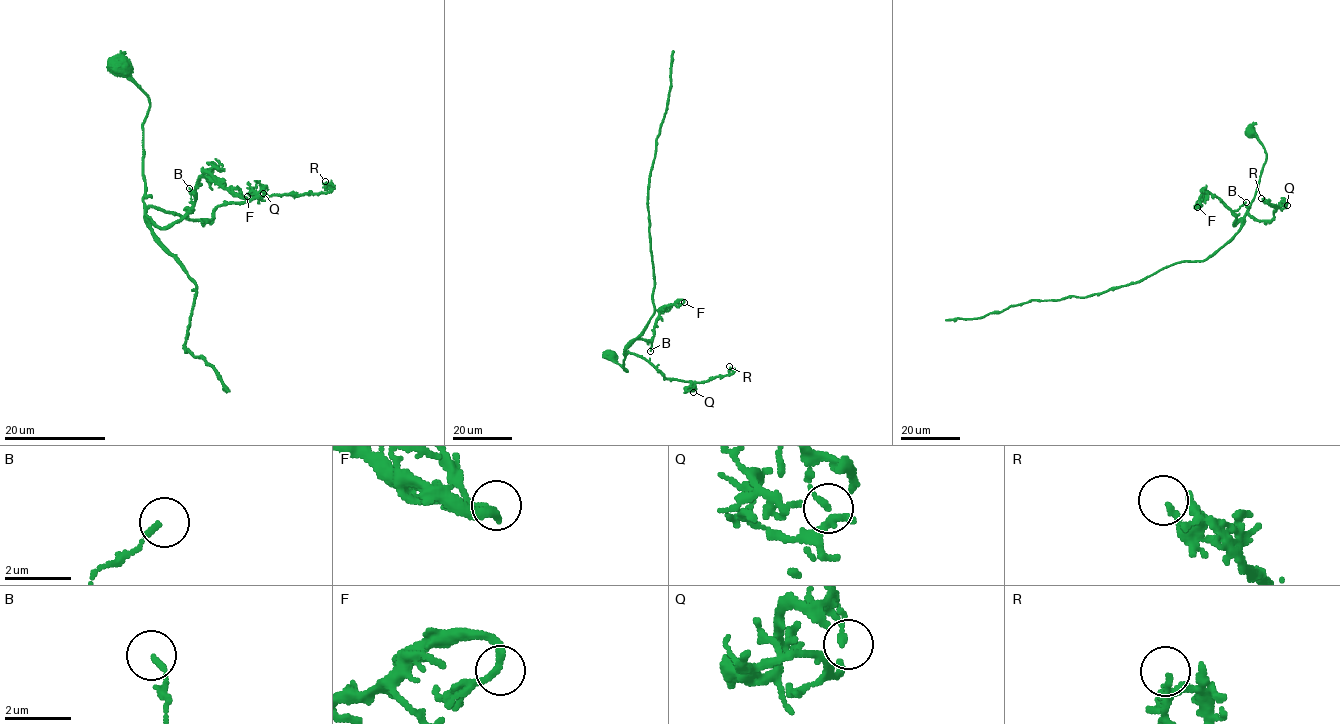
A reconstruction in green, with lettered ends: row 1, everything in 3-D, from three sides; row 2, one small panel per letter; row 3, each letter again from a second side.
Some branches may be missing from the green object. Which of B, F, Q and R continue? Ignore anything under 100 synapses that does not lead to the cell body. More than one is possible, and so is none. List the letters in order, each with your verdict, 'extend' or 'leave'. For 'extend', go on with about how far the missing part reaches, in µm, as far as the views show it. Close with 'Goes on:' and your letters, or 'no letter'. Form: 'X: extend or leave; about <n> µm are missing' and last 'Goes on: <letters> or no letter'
B: leave
F: leave
Q: leave
R: leave
Goes on: no letter

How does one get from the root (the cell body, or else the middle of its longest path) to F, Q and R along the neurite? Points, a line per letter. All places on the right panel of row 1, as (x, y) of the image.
F: (1250, 131), (1262, 145), (1266, 161), (1249, 210), (1233, 225), (1236, 216), (1208, 192), (1197, 207)
Q: (1250, 131), (1262, 145), (1266, 161), (1247, 212), (1257, 219), (1270, 220), (1282, 201), (1287, 205)
R: (1250, 131), (1262, 145), (1266, 161), (1247, 212), (1257, 219), (1270, 220), (1278, 207), (1261, 198)

